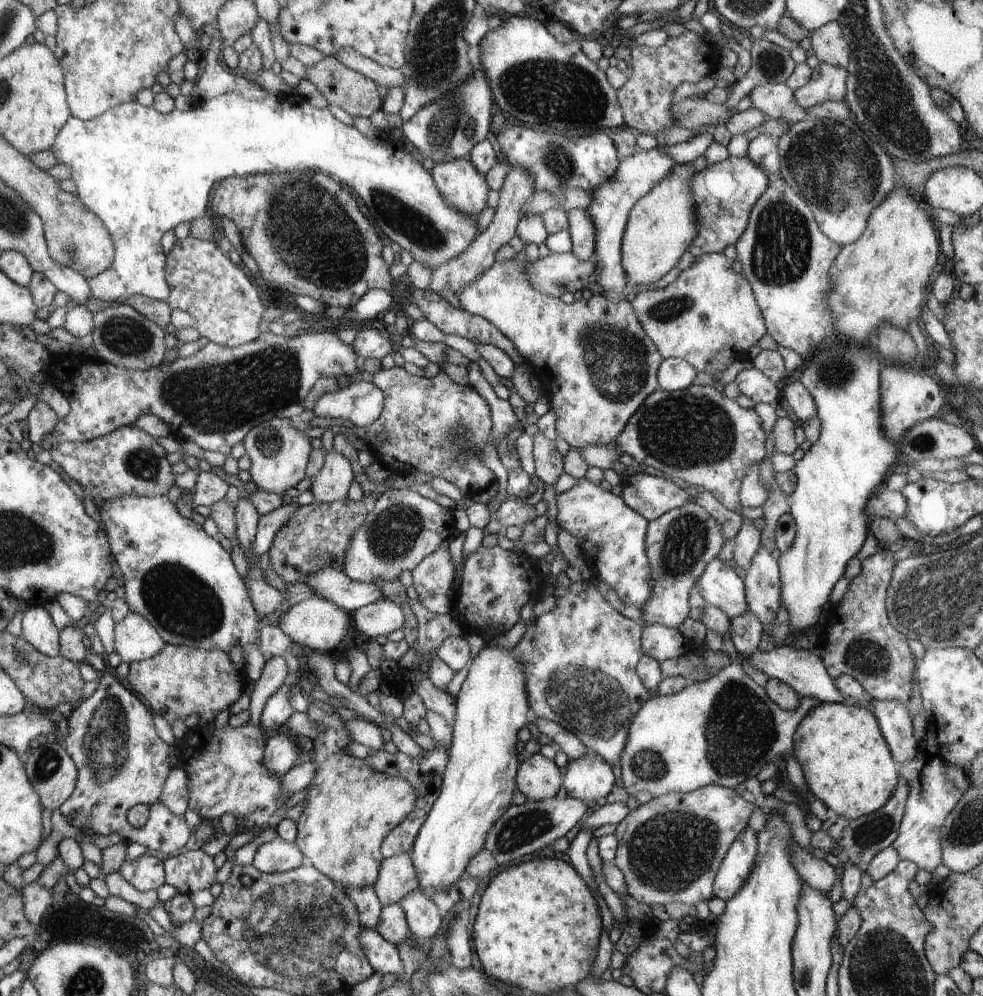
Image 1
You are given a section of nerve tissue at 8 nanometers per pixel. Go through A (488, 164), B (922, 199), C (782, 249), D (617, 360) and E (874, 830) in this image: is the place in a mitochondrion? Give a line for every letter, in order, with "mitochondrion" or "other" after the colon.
A: other
B: other
C: mitochondrion
D: mitochondrion
E: mitochondrion

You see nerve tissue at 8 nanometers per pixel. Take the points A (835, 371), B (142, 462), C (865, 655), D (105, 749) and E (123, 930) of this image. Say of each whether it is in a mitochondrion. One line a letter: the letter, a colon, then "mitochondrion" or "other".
A: mitochondrion
B: mitochondrion
C: mitochondrion
D: mitochondrion
E: other

